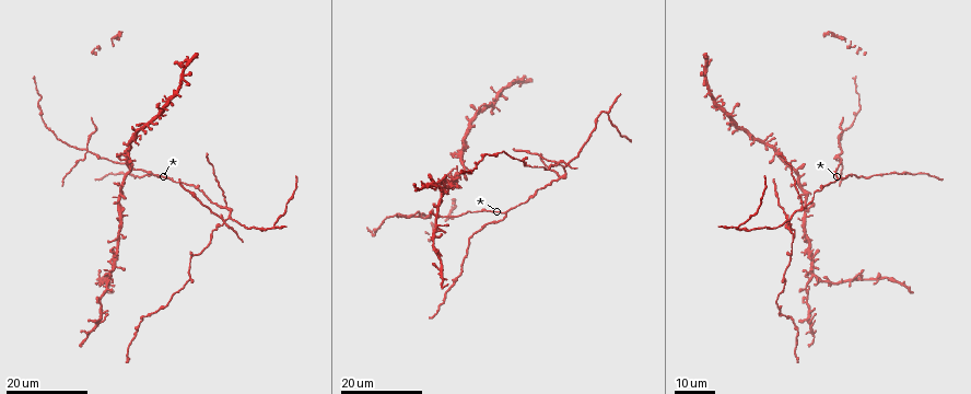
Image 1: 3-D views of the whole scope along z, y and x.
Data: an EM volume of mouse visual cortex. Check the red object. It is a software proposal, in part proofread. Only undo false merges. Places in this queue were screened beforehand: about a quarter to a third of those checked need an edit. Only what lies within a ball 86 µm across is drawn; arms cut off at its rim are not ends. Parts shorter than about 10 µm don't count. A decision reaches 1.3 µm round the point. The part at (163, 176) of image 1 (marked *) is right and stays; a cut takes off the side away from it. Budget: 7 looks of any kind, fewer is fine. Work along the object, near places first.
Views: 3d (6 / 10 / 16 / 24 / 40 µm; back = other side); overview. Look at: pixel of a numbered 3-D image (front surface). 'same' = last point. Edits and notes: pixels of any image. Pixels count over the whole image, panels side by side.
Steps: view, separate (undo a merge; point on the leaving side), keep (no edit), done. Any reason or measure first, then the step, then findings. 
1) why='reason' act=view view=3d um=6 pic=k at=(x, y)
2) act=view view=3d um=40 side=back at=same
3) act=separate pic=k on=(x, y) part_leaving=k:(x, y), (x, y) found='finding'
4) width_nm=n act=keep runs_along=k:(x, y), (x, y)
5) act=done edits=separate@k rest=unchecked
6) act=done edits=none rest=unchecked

why='arms part here' act=view view=3d um=16 pic=1 at=(173, 180)

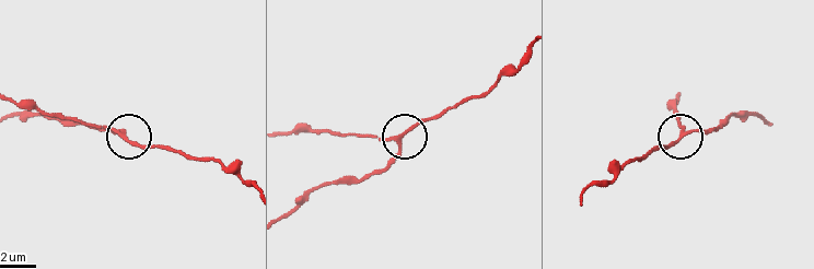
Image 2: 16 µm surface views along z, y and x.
act=view view=3d um=10 pic=2 at=(399, 139)

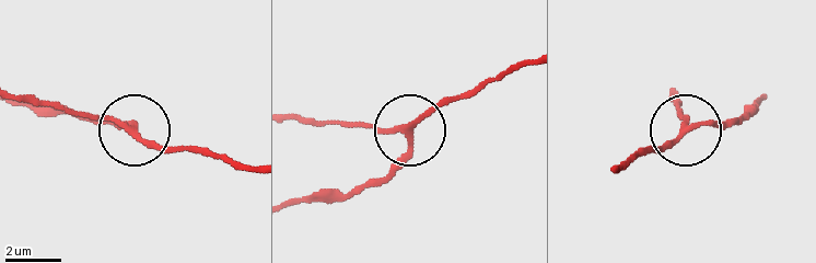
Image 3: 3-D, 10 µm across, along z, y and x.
side_arm_um=38 act=keep runs_along=3:(73, 111), (135, 129), (102, 125) found='one neuron here'

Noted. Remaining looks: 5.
act=view view=3d um=16 pic=1 at=(134, 169)

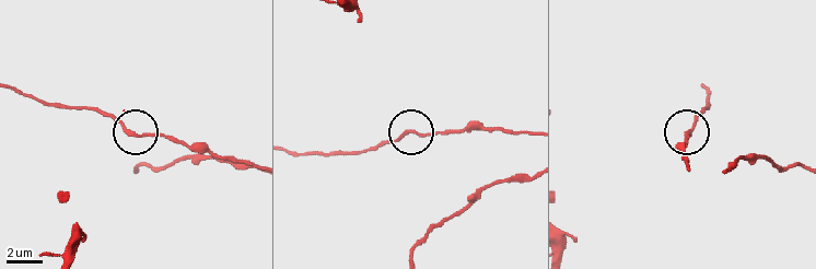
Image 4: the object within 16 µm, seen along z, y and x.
act=view view=3d um=10 pic=4 at=(132, 132)

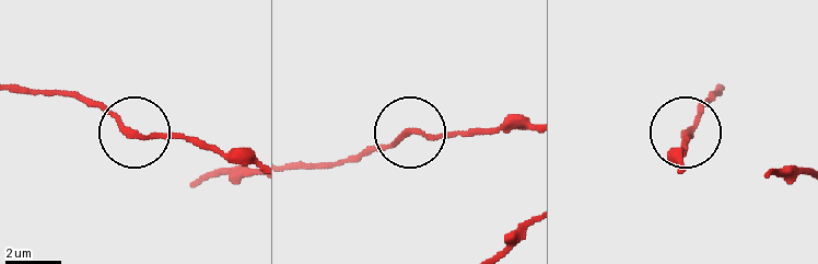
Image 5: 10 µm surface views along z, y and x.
width_nm=170 act=keep runs_along=5:(248, 164), (121, 126), (81, 95) found='one neuron here'

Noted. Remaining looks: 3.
why='arms part here' act=view view=3d um=24 pic=1 at=(562, 176)

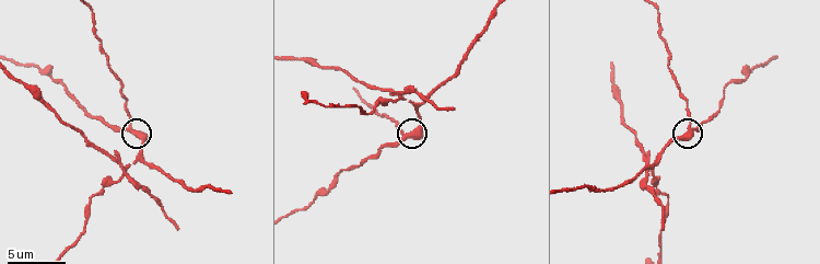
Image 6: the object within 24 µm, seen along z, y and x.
act=view view=3d um=6 pic=6 at=(407, 135)

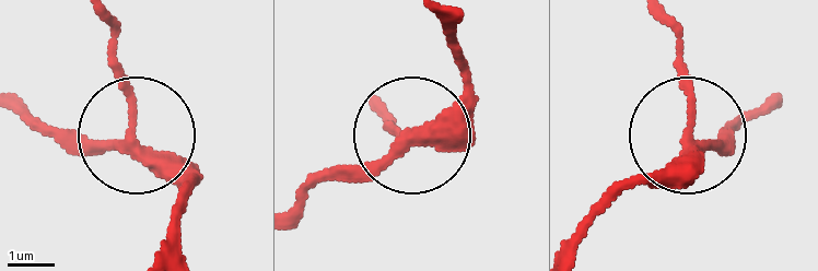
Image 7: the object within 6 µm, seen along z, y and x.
width_nm=230 act=keep runs_along=7:(23, 108), (59, 132), (117, 140), (129, 120), (117, 19) found='one neuron here'

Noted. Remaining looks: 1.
act=done edits=none rest=unchecked

